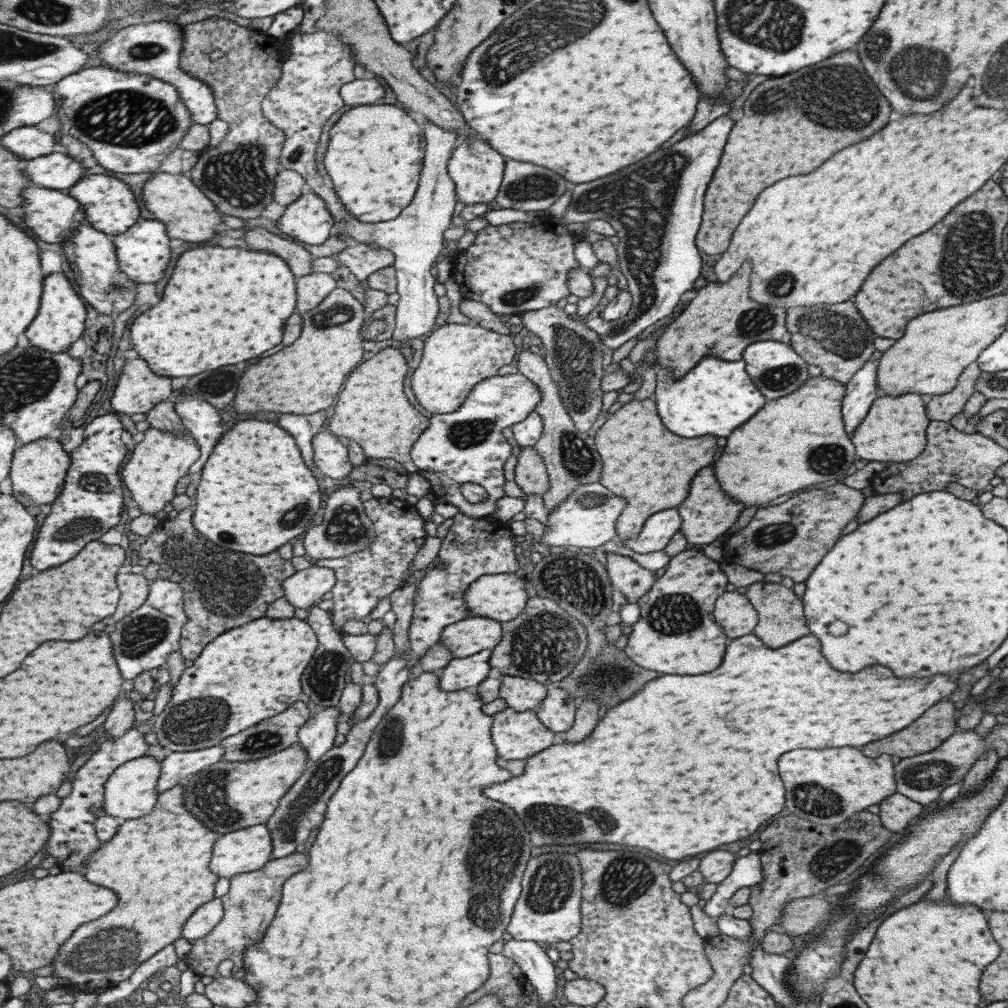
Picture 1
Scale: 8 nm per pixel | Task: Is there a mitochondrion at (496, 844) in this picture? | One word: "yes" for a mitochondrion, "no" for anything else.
yes

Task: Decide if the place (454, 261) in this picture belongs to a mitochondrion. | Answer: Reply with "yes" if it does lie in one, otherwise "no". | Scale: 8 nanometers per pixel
no

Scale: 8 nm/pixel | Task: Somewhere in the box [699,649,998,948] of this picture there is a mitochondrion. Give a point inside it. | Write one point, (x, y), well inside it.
(810, 797)

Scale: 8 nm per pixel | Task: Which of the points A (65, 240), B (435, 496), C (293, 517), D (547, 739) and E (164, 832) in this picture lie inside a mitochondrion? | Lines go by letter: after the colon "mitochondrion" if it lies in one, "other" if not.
A: other
B: other
C: mitochondrion
D: other
E: other

